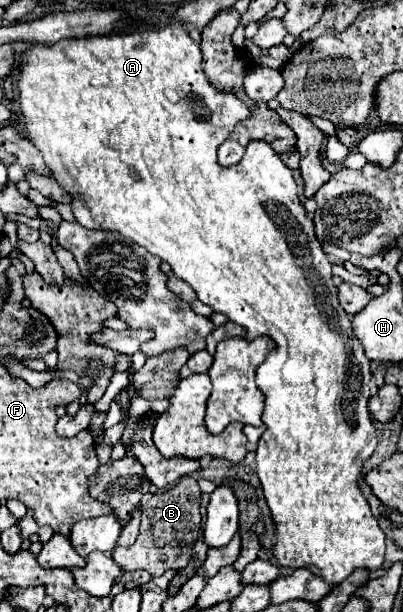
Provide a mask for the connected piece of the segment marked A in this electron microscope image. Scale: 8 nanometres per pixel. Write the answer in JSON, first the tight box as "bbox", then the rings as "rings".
{"bbox":[17,24,385,584],"rings":[[[169,24],[161,28],[143,30],[139,34],[111,34],[111,36],[91,36],[91,38],[63,38],[55,44],[31,44],[27,52],[21,54],[21,62],[17,66],[17,90],[19,90],[19,102],[25,122],[25,132],[31,144],[43,152],[47,168],[53,172],[53,178],[73,194],[73,214],[77,222],[91,230],[107,230],[107,232],[119,232],[125,238],[131,238],[135,244],[147,248],[147,252],[155,254],[163,262],[167,262],[173,270],[173,274],[187,282],[197,298],[211,306],[215,312],[221,312],[229,316],[231,322],[241,324],[247,330],[245,338],[257,338],[257,336],[271,336],[275,342],[275,348],[267,354],[265,362],[257,368],[257,386],[265,394],[265,414],[263,422],[267,430],[259,438],[257,444],[257,476],[263,486],[263,496],[267,500],[267,506],[271,508],[273,522],[277,528],[277,542],[273,546],[273,554],[277,556],[281,566],[289,568],[313,568],[321,570],[319,574],[323,580],[331,584],[343,582],[355,568],[369,568],[377,570],[383,564],[385,554],[385,534],[379,528],[377,520],[371,514],[371,508],[359,490],[359,476],[363,472],[363,462],[375,452],[377,448],[377,430],[373,426],[373,420],[369,420],[369,380],[371,380],[371,360],[365,356],[365,350],[355,338],[353,322],[349,314],[339,304],[339,290],[333,284],[331,274],[331,262],[327,254],[323,252],[321,242],[317,240],[313,232],[313,220],[307,218],[305,206],[299,200],[297,184],[291,176],[291,170],[283,164],[283,160],[273,152],[273,148],[267,142],[251,142],[247,146],[245,156],[239,164],[231,168],[223,168],[217,162],[217,148],[227,138],[227,132],[233,130],[233,126],[241,120],[245,120],[251,112],[249,108],[233,94],[233,92],[219,92],[211,88],[209,80],[205,78],[201,67],[201,48],[191,40],[183,24]]]}

